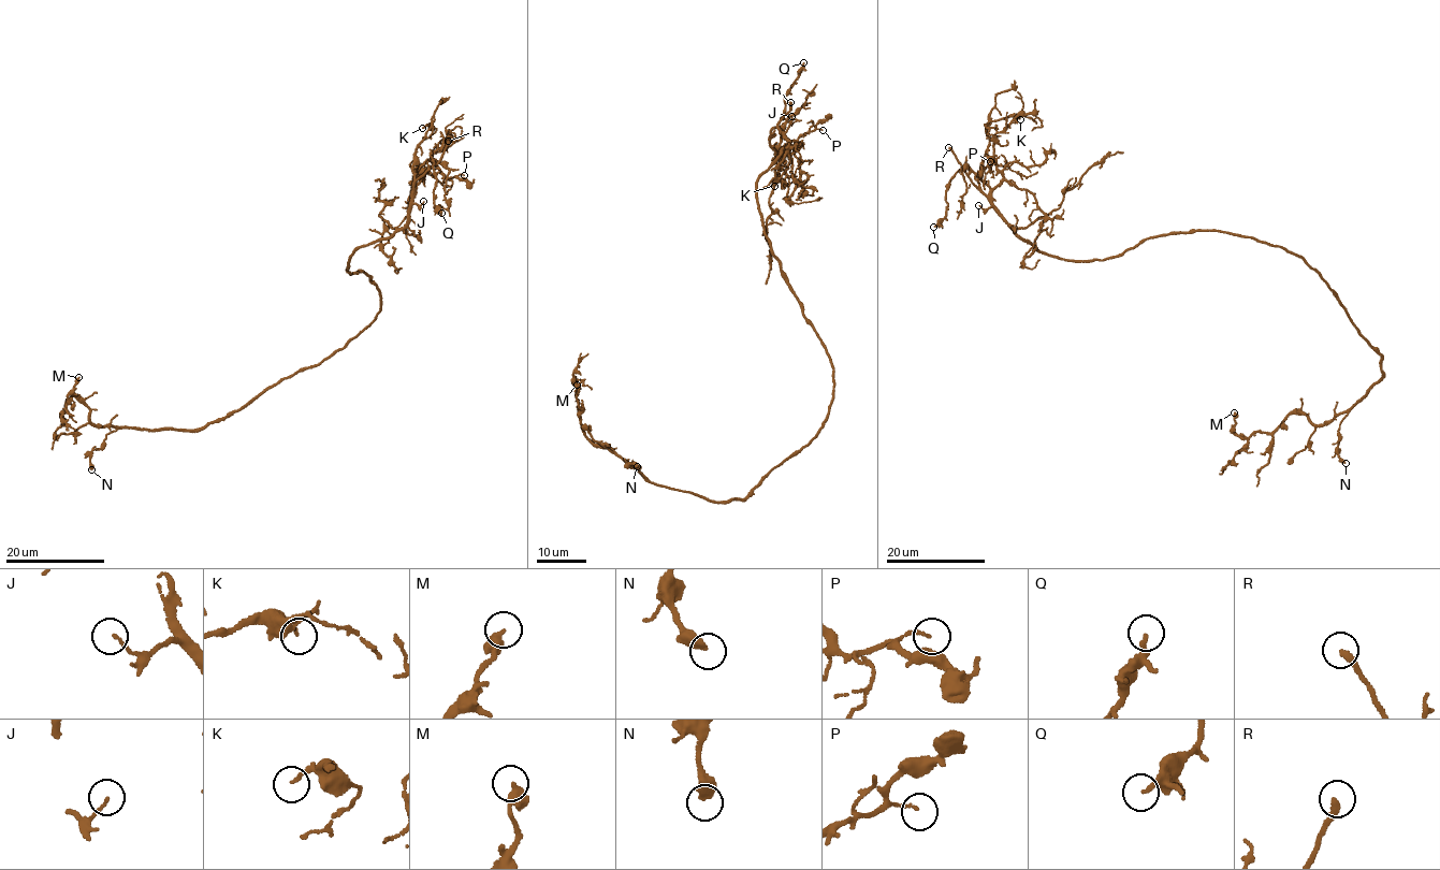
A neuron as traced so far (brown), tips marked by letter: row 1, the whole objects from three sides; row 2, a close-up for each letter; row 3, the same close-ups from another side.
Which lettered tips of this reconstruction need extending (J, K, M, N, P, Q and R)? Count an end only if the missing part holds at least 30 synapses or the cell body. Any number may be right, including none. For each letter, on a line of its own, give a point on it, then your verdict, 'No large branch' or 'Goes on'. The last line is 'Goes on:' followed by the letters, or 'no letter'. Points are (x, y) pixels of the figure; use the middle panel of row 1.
J: Place: (791, 116). No large branch
K: Place: (774, 186). No large branch
M: Place: (577, 385). No large branch
N: Place: (637, 466). No large branch
P: Place: (823, 130). No large branch
Q: Place: (803, 62). No large branch
R: Place: (790, 102). Goes on
Goes on: R

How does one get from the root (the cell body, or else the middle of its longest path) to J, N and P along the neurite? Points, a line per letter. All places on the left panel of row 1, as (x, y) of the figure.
J: (369, 323), (381, 309), (381, 294), (364, 271), (348, 272), (350, 256), (397, 232), (409, 206), (423, 201)
N: (369, 323), (342, 349), (280, 379), (217, 422), (190, 431), (111, 431), (92, 451), (91, 469)
P: (369, 323), (381, 294), (364, 271), (348, 272), (350, 256), (404, 226), (428, 161), (447, 178), (464, 175)

